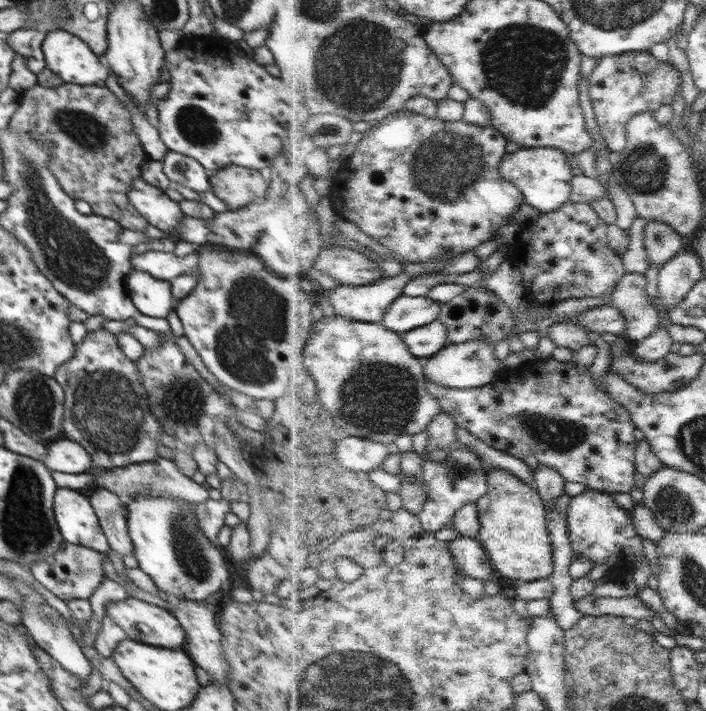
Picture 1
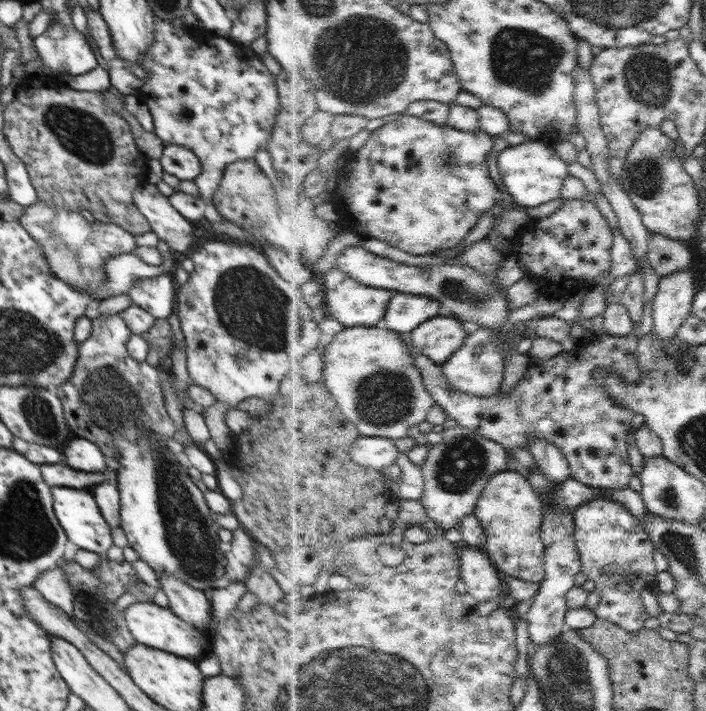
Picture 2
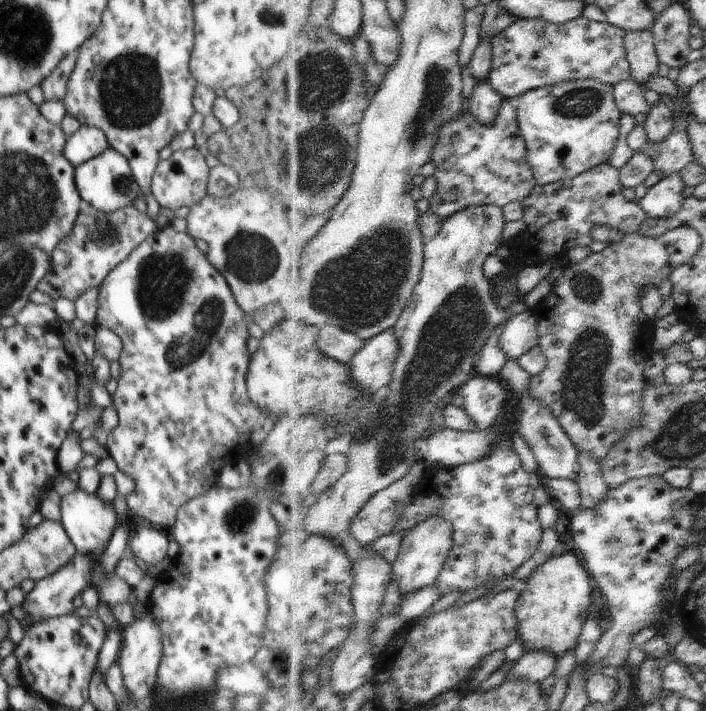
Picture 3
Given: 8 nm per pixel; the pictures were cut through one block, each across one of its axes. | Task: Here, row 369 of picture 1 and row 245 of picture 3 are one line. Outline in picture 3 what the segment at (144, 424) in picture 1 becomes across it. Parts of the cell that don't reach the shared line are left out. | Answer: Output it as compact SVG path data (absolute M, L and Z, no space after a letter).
M84 202L70 236L62 239L51 253L51 271L38 283L37 289L47 294L53 302L58 298L78 300L90 288L99 288L106 276L158 229L152 216L140 212L136 207L104 212Z

